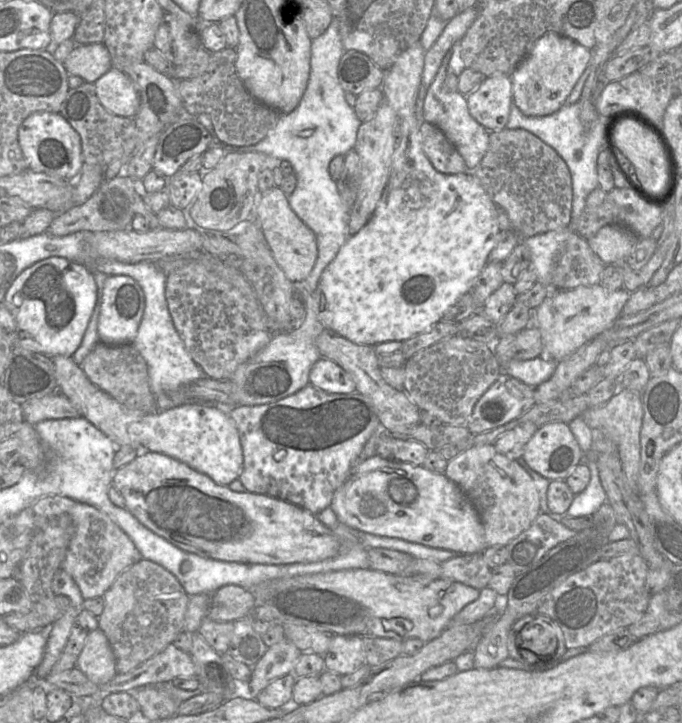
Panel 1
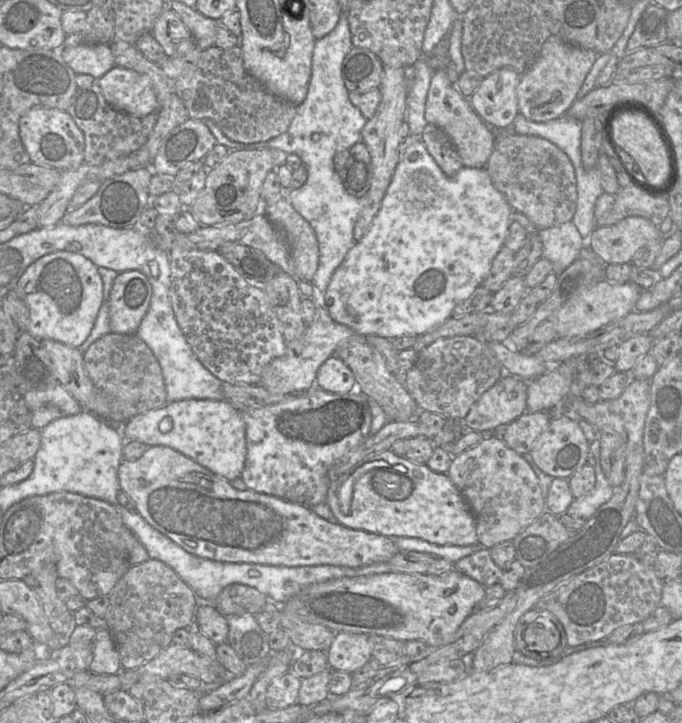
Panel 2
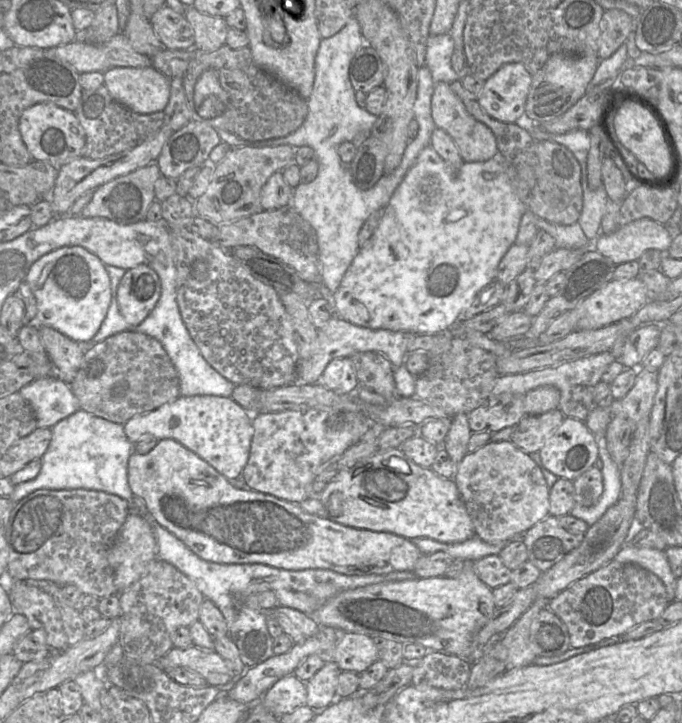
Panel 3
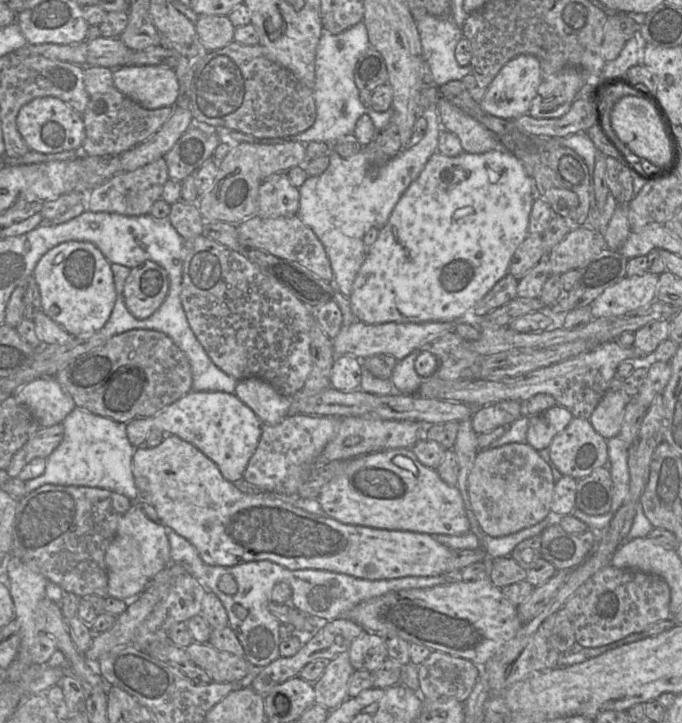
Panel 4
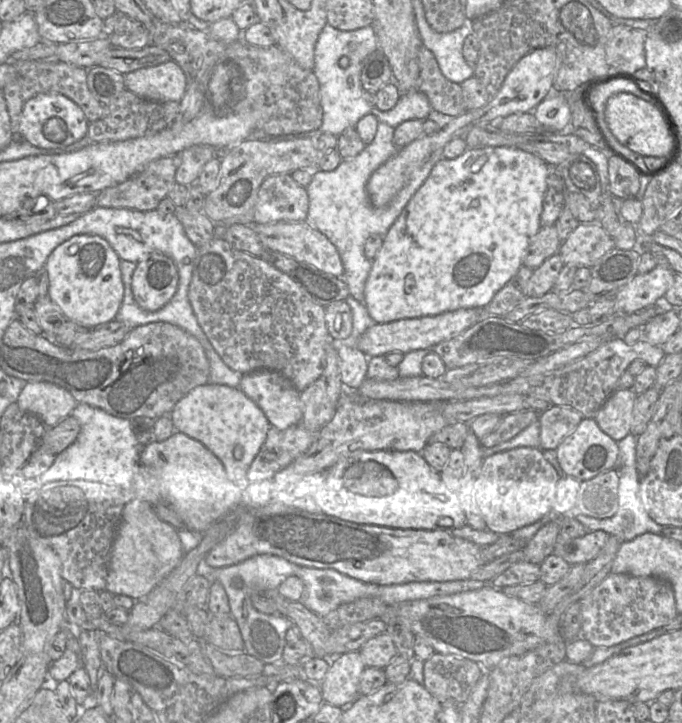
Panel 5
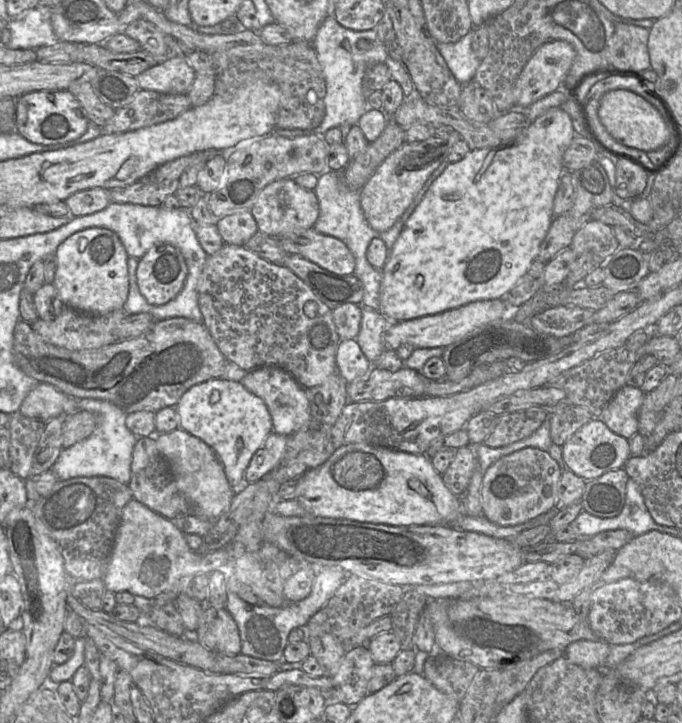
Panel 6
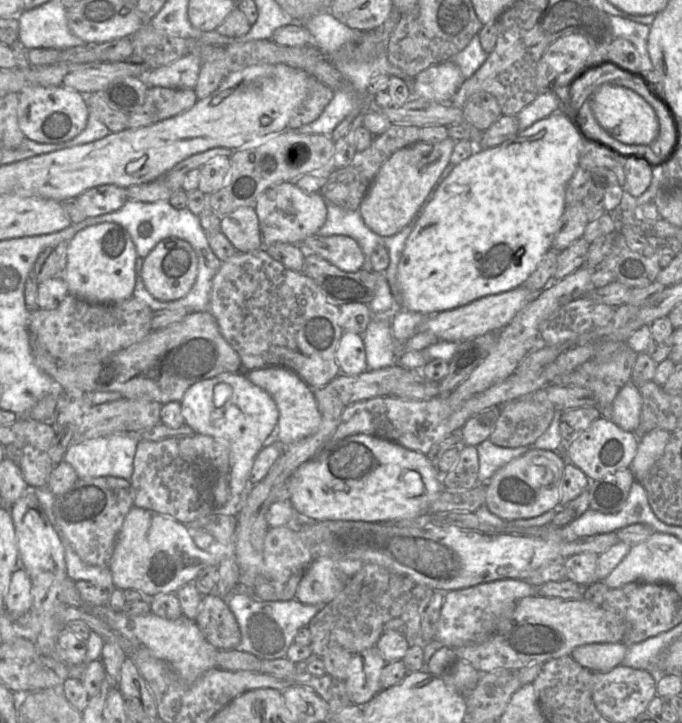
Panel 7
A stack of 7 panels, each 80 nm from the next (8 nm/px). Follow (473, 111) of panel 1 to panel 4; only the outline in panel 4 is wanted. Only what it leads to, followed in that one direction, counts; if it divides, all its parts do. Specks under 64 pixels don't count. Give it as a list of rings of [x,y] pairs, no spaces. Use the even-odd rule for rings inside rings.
[[[529,54],[516,56],[500,69],[488,85],[484,97],[479,102],[480,107],[493,116],[514,120],[528,113],[542,79],[540,63],[535,56]]]

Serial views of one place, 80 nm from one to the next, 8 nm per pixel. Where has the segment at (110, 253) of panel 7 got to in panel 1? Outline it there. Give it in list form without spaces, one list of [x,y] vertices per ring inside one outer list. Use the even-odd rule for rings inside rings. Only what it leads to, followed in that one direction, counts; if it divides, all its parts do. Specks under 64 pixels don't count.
[[[51,257],[22,271],[8,288],[2,304],[9,310],[17,326],[17,344],[25,349],[55,356],[71,357],[78,349],[97,302],[94,271],[85,264],[63,257]]]

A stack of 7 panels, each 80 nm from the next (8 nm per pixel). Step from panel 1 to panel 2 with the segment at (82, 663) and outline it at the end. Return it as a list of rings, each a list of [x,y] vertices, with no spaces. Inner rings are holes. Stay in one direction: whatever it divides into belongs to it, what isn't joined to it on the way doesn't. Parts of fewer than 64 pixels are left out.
[[[106,627],[97,628],[92,649],[93,658],[88,671],[95,674],[114,675],[122,669],[113,636]]]

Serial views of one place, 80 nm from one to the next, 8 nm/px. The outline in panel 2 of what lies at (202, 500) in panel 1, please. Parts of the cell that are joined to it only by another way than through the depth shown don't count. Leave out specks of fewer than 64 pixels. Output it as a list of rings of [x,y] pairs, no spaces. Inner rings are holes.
[[[150,446],[139,459],[122,461],[118,479],[121,490],[130,496],[136,510],[152,527],[197,557],[220,562],[285,567],[334,565],[359,568],[388,563],[399,552],[391,537],[330,522],[309,507],[272,495],[250,489],[237,490],[228,480],[167,446]]]

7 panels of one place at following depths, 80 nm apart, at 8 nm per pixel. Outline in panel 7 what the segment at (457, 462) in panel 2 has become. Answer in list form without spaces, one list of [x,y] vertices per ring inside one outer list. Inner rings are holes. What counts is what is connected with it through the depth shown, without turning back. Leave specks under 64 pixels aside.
[[[532,449],[510,460],[488,480],[485,506],[505,520],[531,519],[559,509],[560,486],[567,460],[557,451]]]

